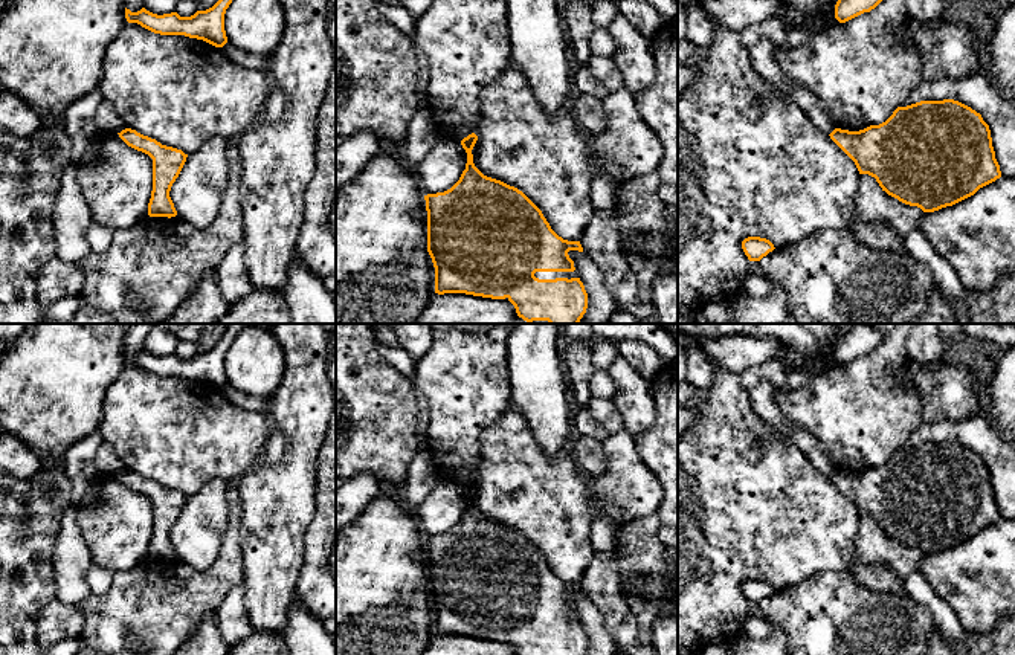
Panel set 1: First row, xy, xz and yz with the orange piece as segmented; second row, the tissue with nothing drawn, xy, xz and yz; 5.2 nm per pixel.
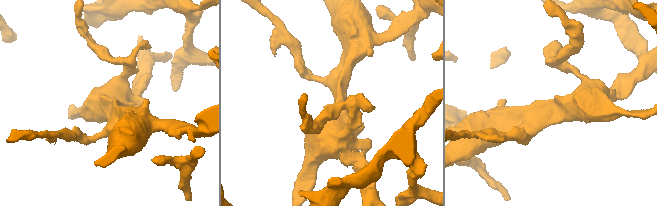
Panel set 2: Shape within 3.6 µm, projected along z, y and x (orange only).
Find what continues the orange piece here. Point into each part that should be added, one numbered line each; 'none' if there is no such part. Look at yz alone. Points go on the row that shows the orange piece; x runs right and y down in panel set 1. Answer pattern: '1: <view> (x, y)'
none

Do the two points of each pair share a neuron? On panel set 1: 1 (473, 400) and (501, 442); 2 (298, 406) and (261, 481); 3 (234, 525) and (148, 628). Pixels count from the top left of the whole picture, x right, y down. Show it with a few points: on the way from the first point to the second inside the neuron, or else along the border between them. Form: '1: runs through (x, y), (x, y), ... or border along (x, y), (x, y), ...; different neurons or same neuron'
1: border along (509, 403), (481, 435), (480, 460); different neurons
2: runs through (298, 428), (298, 454), (283, 469); same neuron
3: runs through (231, 554), (196, 593), (182, 594), (177, 599); same neuron

